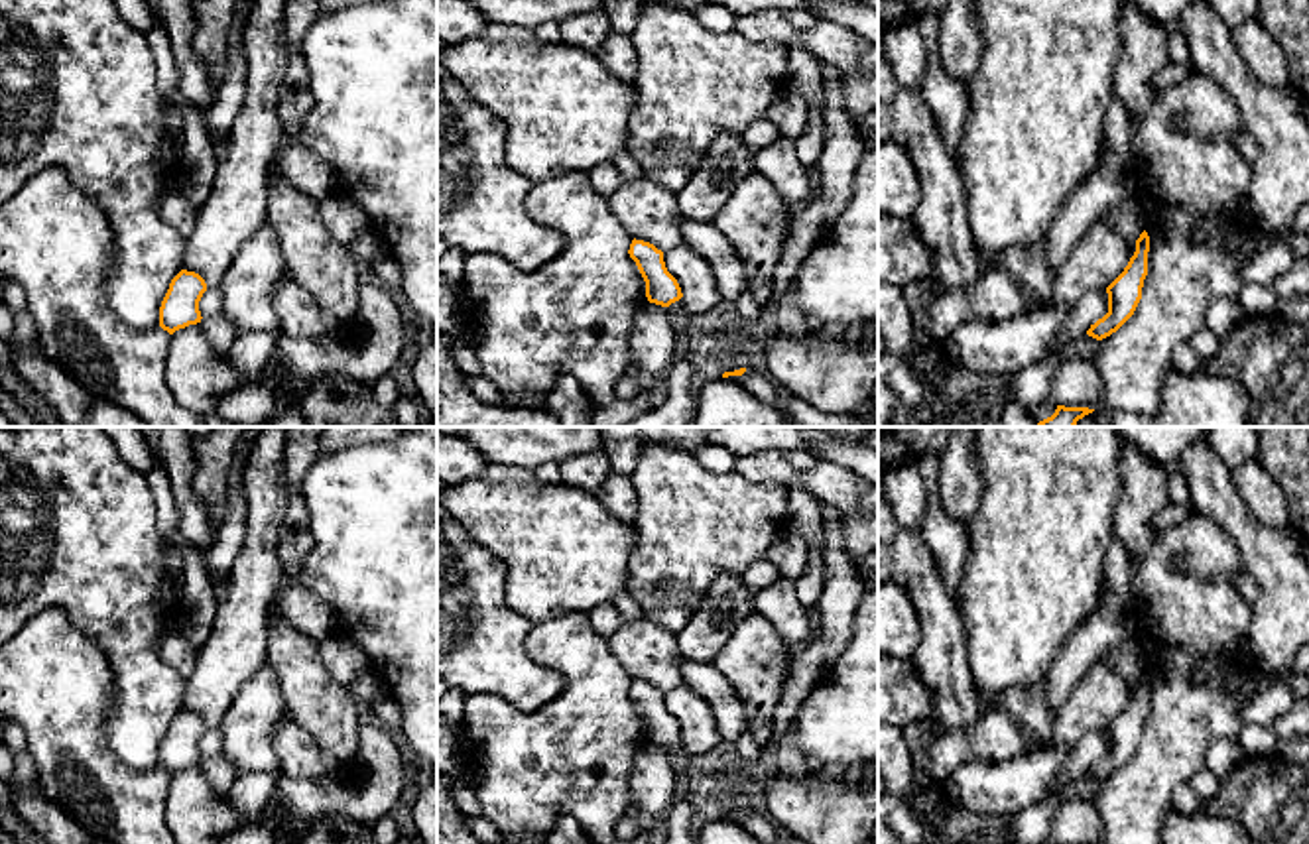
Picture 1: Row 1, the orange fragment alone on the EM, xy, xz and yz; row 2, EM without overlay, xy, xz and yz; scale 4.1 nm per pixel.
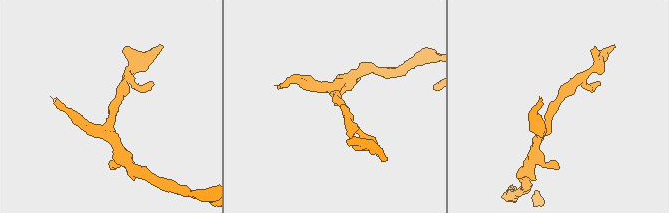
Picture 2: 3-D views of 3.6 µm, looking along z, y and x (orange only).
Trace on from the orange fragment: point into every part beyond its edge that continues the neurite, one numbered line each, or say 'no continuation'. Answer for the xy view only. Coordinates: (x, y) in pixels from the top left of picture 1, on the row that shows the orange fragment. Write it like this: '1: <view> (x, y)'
no continuation

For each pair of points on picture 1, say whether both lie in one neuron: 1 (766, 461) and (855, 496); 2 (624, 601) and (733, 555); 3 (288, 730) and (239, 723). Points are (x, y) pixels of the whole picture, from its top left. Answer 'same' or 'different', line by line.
1: same
2: different
3: different

